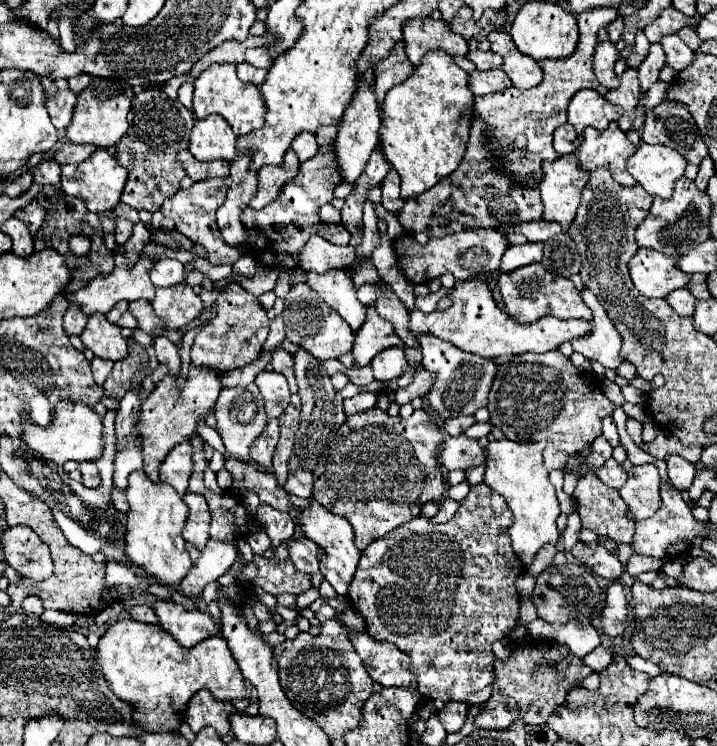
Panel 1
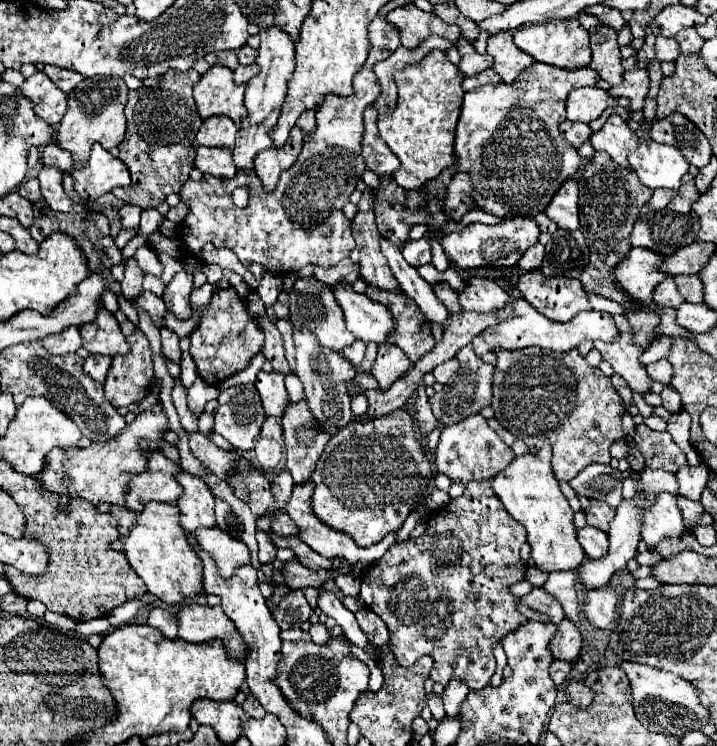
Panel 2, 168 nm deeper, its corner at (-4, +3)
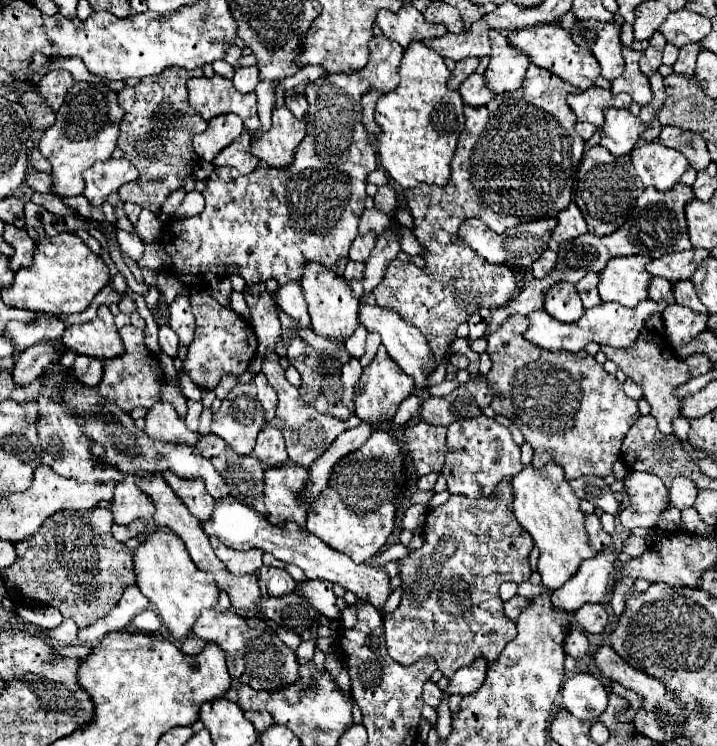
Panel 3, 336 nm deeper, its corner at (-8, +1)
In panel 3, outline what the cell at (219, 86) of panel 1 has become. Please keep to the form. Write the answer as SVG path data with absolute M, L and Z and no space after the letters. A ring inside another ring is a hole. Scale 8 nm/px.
M222 75L194 77L188 81L188 99L206 121L224 113L236 113L242 117L246 129L260 129L256 93L238 93L232 85L232 79Z

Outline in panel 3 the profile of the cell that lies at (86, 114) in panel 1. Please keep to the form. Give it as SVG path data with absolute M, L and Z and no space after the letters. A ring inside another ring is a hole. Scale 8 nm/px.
M80 81L68 89L64 105L56 113L56 123L44 131L38 149L52 163L54 193L60 197L82 195L82 173L94 165L94 161L106 161L112 157L118 141L118 127L124 117L124 109L118 103L118 93L106 83Z

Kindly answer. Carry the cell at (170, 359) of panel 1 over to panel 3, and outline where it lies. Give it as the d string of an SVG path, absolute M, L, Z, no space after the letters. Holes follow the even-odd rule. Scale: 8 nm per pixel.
M164 325L164 327L160 327L160 349L168 355L168 357L176 357L178 355L178 337L174 335L174 331L168 327L168 325Z

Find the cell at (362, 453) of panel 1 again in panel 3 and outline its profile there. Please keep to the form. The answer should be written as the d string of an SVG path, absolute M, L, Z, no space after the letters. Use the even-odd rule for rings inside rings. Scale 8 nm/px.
M390 425L382 427L360 449L334 465L326 489L308 509L306 529L332 549L348 553L352 561L366 563L386 545L394 531L400 499L414 483L414 469L408 465L408 455L402 451L394 429Z

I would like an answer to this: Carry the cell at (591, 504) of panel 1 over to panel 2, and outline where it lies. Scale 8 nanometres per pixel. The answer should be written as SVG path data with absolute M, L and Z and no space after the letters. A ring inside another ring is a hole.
M590 501L590 507L586 509L588 525L592 525L600 531L608 531L608 525L614 519L614 515L616 515L616 511L612 507L608 507L606 503L600 503L600 501Z

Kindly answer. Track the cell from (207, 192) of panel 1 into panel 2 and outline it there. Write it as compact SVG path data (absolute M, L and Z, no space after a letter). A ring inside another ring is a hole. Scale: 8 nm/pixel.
M376 17L370 23L368 39L370 55L354 77L352 109L346 109L346 103L338 103L336 95L328 95L328 99L316 107L316 131L304 137L300 157L288 171L282 171L276 191L264 191L262 185L256 187L258 177L254 171L238 171L234 179L204 175L200 181L186 181L182 185L182 201L190 205L190 213L178 227L178 237L192 257L198 257L206 243L214 243L216 247L232 249L244 267L262 263L270 273L286 275L300 271L304 265L328 269L350 255L354 239L342 207L350 201L360 175L366 171L362 159L362 113L376 101L376 95L380 95L380 83L376 83L372 67L400 47L398 31L386 23L386 19ZM240 185L250 189L250 203L244 209L232 203L232 191Z

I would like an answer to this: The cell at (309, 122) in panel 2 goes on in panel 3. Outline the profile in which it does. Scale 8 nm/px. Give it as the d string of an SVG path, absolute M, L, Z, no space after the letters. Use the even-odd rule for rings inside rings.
M296 93L296 95L290 95L286 97L286 107L302 121L306 115L308 115L308 101L302 93Z

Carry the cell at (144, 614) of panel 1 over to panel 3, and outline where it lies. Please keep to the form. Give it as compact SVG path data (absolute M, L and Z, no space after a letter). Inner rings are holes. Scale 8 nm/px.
M188 633L186 643L180 643L180 651L186 655L196 655L196 653L200 653L200 647L204 647L204 643L206 641L200 641L194 633Z

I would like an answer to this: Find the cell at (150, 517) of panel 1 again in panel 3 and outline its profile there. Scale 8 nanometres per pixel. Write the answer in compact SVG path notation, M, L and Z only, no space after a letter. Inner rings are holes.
M156 527L154 531L142 535L142 543L132 549L134 573L140 591L154 603L162 623L174 635L174 639L184 641L190 633L194 621L202 609L214 609L218 603L218 587L212 573L200 571L188 557L184 541L168 527Z

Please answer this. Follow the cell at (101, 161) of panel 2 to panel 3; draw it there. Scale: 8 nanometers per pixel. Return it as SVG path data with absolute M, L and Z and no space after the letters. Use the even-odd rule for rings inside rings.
M108 159L104 163L98 161L84 171L84 197L92 205L102 205L112 191L116 191L124 183L134 181L136 177L136 167L126 159Z

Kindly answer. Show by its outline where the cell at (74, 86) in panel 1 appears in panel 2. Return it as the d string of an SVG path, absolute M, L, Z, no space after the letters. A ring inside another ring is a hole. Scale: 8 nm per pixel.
M46 65L44 73L50 77L50 81L62 89L64 93L70 93L84 77L72 69L62 69L62 67L54 67L54 65Z

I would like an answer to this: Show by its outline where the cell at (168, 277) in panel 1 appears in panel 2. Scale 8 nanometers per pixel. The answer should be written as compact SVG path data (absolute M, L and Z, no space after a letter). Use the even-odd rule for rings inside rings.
M146 243L140 245L132 257L136 257L136 263L140 263L140 269L144 273L150 273L156 277L162 275L162 263L156 259L156 253Z

